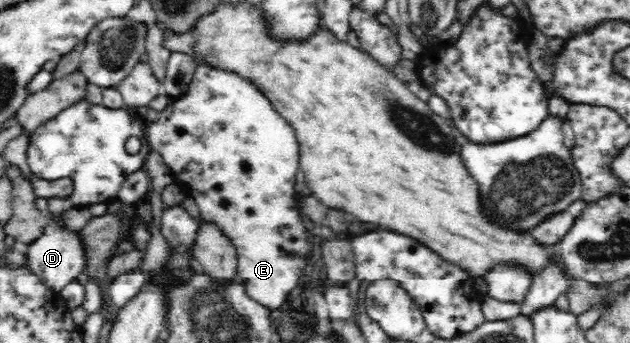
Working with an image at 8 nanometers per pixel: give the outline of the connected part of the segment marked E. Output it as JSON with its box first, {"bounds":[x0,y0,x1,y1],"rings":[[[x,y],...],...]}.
{"bounds":[146,65,312,310],"rings":[[[199,65],[196,68],[189,90],[177,99],[171,99],[168,105],[160,112],[160,117],[146,125],[146,136],[149,146],[156,150],[166,165],[172,170],[172,181],[178,186],[186,197],[192,197],[196,206],[200,209],[201,223],[216,225],[218,230],[228,237],[229,242],[236,248],[237,276],[244,284],[246,294],[254,301],[264,305],[265,308],[275,310],[280,307],[287,293],[298,285],[300,277],[308,275],[308,261],[312,245],[308,243],[307,230],[301,220],[300,198],[296,189],[296,173],[301,169],[299,160],[299,143],[295,136],[295,129],[284,120],[282,116],[272,107],[272,102],[257,88],[248,78],[240,77],[236,72],[218,71],[212,66]]]}

